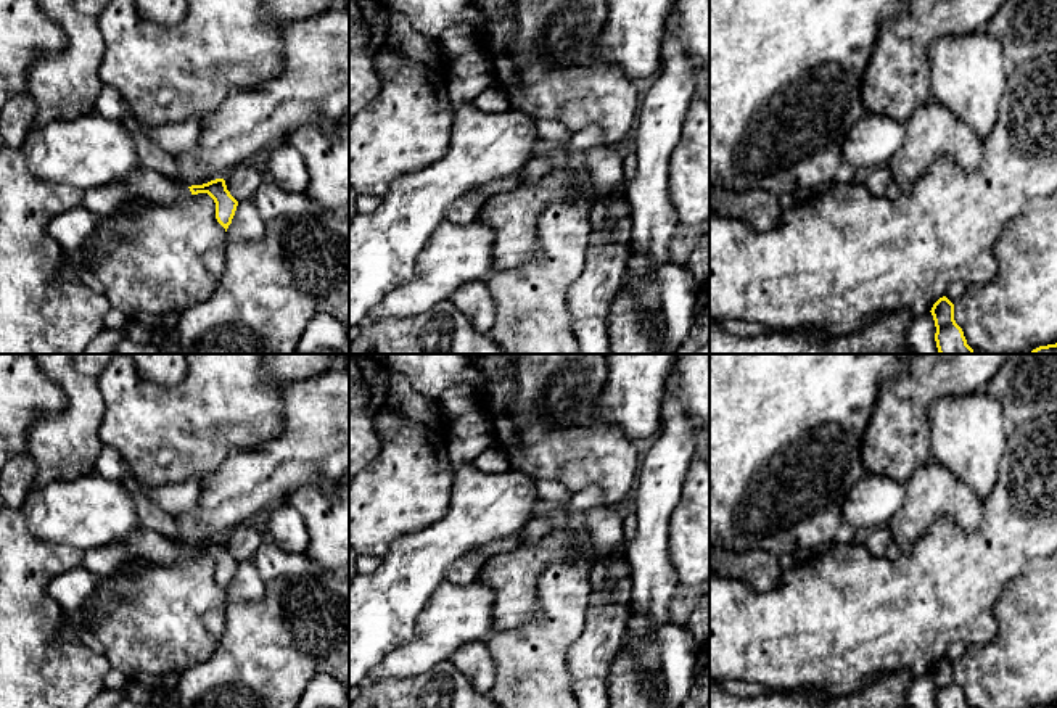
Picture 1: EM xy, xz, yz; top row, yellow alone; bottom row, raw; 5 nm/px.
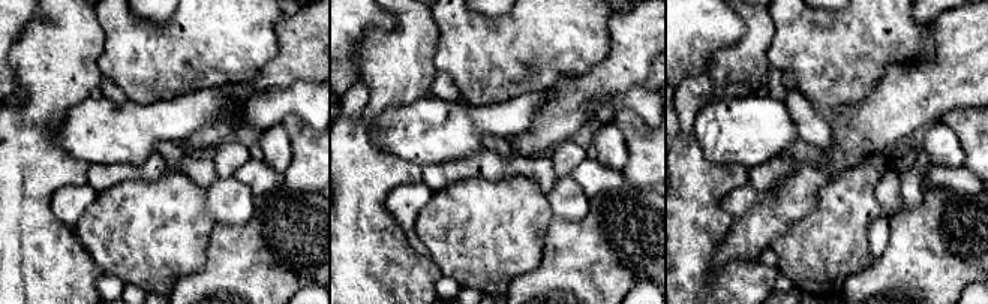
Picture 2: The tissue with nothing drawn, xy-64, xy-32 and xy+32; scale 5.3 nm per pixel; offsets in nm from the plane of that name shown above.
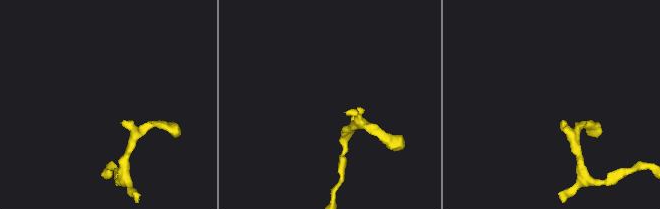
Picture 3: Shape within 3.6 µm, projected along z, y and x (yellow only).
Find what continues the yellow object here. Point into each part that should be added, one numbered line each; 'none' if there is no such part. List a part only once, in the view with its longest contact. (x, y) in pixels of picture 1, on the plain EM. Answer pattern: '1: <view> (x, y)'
1: xy (106, 560)

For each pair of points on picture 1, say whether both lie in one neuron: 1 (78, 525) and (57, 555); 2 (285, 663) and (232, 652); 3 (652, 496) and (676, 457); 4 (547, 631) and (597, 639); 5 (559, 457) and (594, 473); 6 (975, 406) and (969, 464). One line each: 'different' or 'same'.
1: different
2: same
3: same
4: different
5: same
6: same

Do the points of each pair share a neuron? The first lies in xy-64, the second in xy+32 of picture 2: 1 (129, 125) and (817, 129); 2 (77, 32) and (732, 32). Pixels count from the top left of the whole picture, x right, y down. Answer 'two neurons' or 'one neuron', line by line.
1: two neurons
2: two neurons

